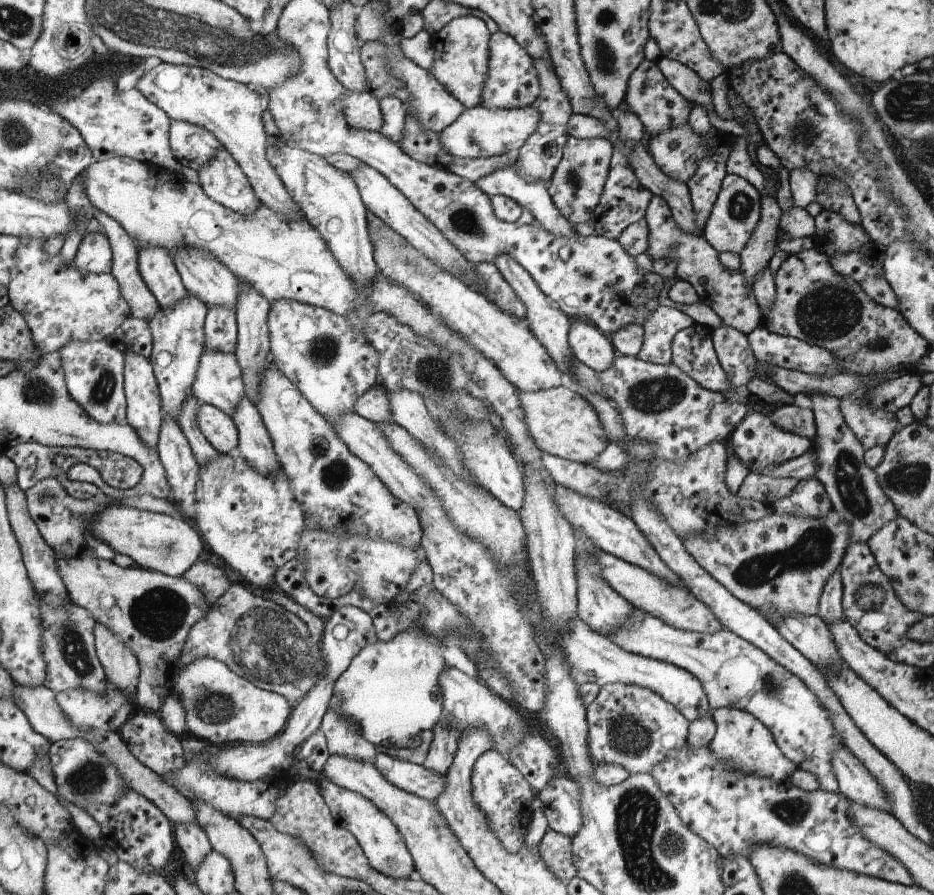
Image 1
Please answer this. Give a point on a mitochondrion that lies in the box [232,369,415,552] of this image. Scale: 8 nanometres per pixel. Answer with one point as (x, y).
(334, 475)

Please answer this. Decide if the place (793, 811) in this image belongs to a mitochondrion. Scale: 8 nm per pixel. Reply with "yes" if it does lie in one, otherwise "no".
yes

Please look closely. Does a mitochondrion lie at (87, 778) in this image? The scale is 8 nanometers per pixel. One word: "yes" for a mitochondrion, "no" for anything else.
yes

